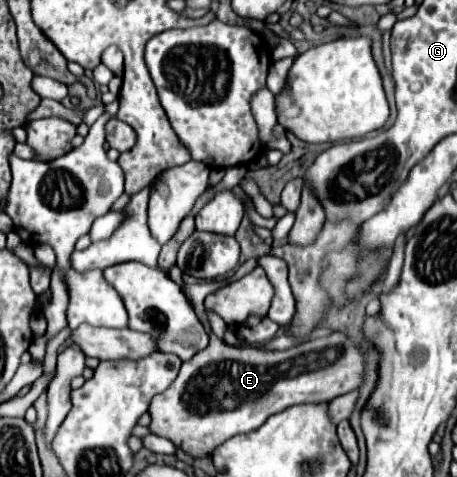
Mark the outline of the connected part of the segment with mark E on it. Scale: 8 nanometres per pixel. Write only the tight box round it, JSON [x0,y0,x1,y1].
[150,332,366,458]

